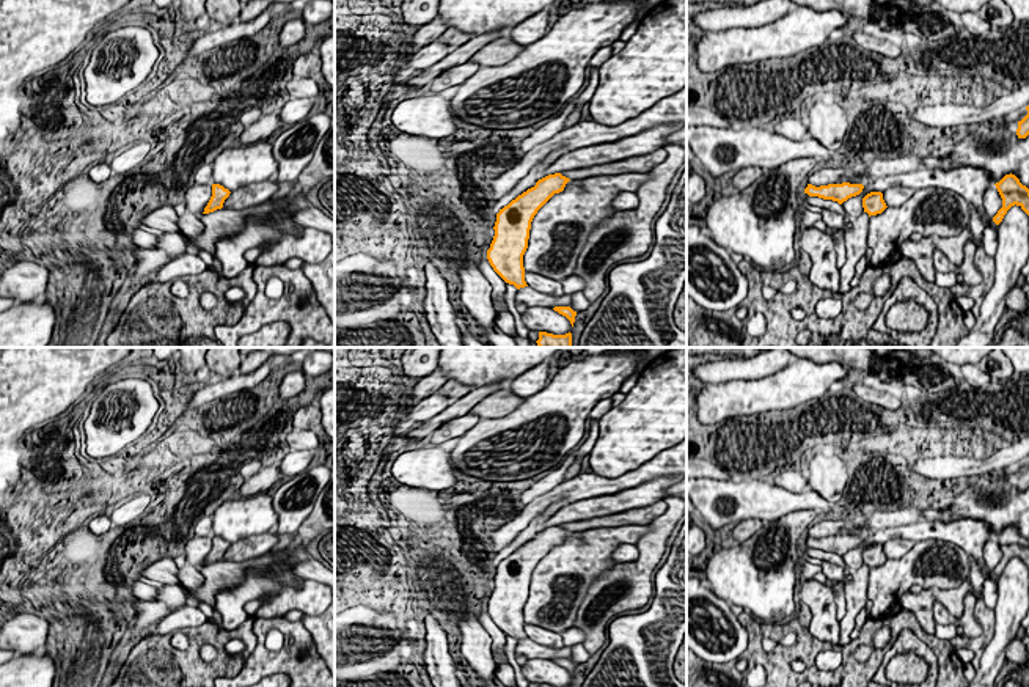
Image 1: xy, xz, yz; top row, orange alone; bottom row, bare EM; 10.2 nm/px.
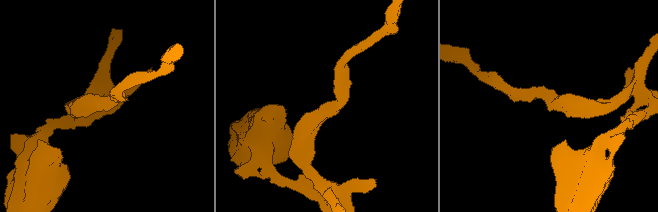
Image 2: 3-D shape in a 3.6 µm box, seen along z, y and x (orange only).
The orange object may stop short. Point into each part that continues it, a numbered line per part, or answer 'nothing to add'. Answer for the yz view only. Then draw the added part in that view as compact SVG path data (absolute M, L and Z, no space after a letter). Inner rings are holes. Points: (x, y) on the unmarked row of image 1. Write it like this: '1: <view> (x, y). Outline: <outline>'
1: yz (825, 626). Outline: M862 564L851 572L851 582L845 583L845 616L840 621L837 619L837 604L831 586L814 579L801 585L800 599L812 613L809 632L814 638L840 646L850 643L856 616L867 604L869 571L869 566Z

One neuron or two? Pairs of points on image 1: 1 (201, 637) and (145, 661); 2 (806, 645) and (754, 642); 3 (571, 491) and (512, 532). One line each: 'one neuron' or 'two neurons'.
1: one neuron
2: one neuron
3: one neuron

